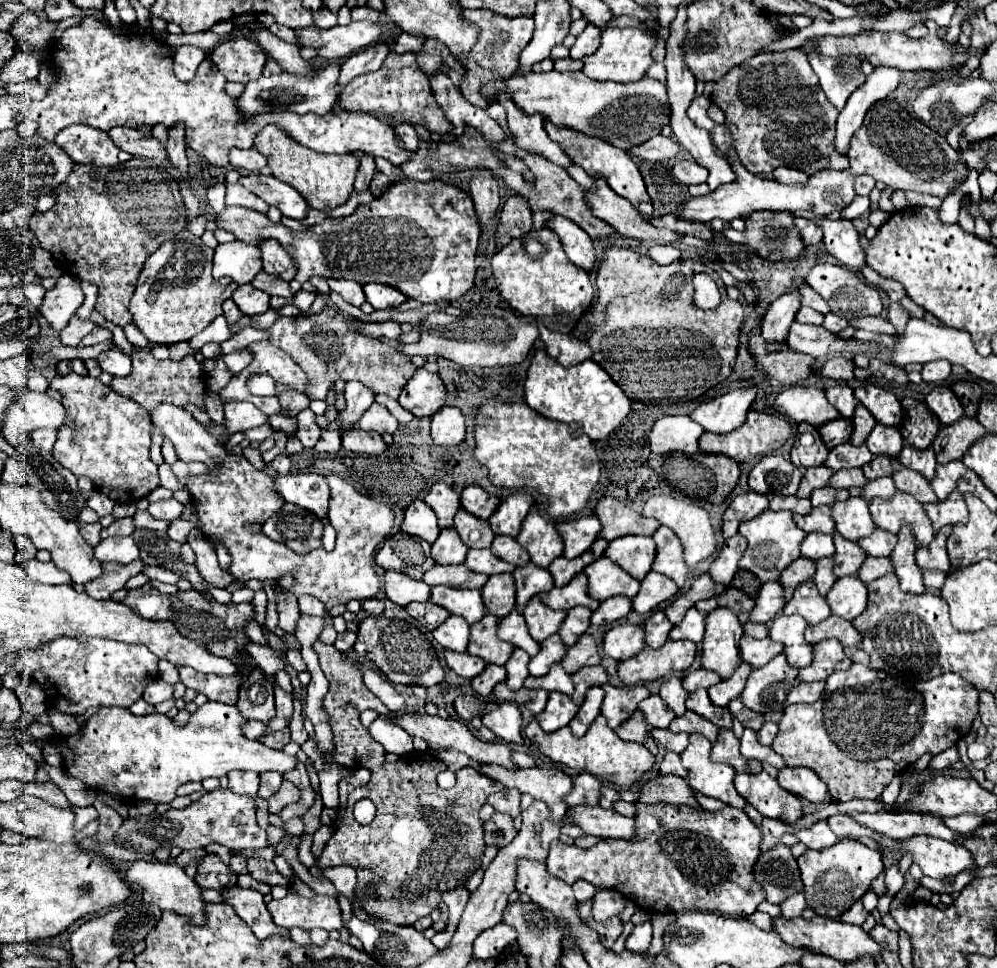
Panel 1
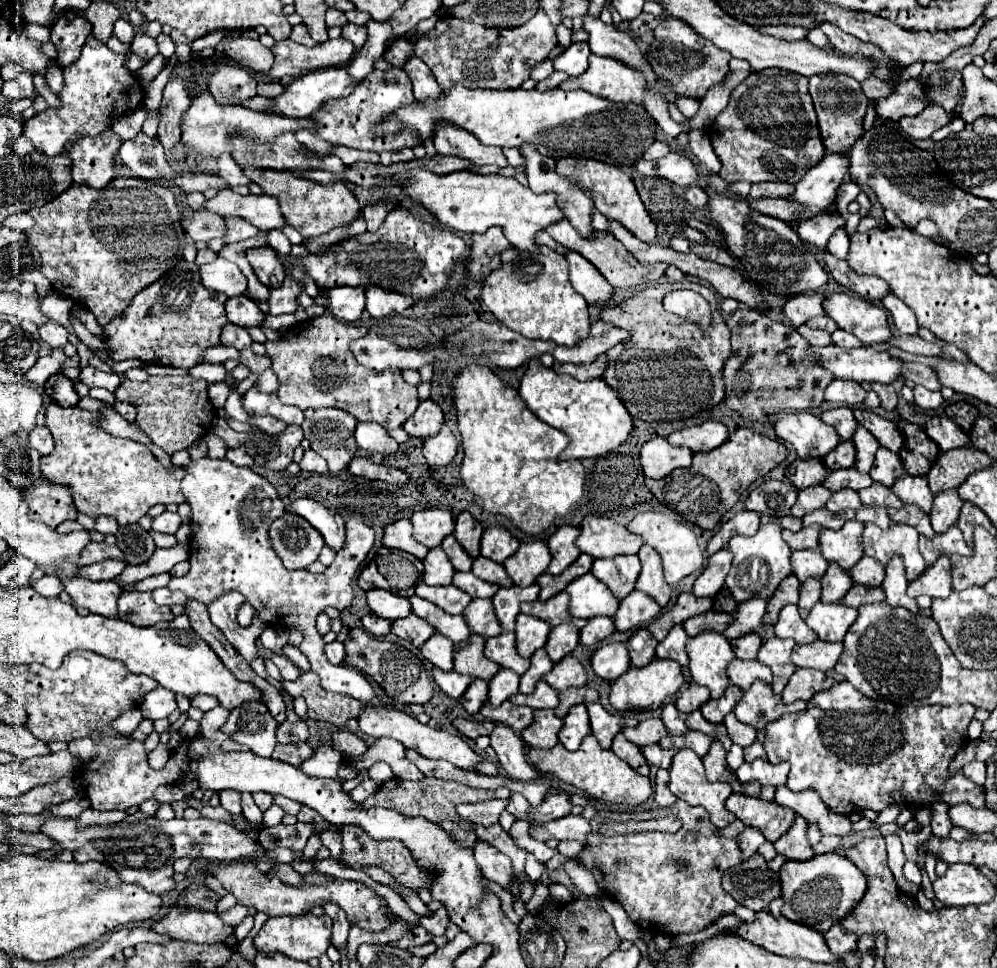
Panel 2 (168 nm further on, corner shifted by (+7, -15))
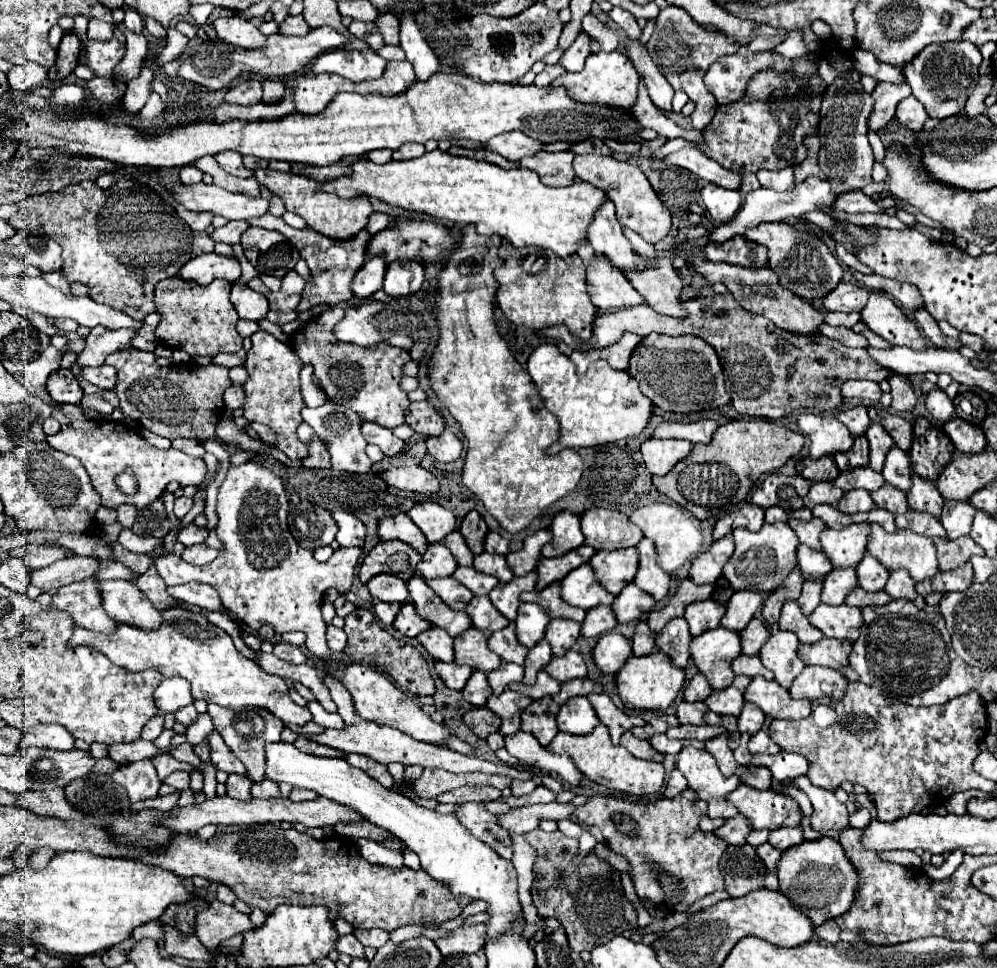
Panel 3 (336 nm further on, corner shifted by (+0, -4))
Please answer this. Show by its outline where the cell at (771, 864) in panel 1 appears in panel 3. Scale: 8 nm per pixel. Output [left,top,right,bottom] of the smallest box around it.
[719,843,767,897]

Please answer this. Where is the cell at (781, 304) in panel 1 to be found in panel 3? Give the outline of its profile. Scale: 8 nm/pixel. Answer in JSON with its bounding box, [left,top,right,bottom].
[823,283,869,311]

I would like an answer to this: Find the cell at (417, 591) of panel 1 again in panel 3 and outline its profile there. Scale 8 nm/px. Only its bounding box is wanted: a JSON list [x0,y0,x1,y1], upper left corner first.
[367,573,409,603]

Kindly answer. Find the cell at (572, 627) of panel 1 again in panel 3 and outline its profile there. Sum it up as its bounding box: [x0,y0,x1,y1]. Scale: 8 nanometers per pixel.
[545,619,581,657]

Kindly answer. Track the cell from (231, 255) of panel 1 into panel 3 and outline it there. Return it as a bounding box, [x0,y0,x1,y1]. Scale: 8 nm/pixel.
[175,253,241,285]

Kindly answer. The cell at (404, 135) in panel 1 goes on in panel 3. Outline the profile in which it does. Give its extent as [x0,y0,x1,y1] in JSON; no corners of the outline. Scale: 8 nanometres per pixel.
[393,143,425,161]

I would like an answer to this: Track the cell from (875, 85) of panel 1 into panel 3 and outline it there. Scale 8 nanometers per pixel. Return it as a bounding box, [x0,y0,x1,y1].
[707,177,835,243]

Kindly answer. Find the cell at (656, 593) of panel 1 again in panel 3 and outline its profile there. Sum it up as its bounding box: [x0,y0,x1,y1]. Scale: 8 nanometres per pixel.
[611,583,655,623]

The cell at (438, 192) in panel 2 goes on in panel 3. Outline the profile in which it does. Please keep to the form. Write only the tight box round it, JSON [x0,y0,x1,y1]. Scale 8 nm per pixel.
[321,149,607,259]

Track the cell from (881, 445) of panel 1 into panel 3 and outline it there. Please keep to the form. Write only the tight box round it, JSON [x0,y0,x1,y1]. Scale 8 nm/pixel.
[881,447,911,493]

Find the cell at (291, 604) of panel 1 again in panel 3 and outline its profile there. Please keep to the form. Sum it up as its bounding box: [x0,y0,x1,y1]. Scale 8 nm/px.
[307,677,533,779]

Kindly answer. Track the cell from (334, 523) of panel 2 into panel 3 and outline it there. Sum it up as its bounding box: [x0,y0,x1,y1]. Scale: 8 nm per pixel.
[335,511,365,547]

